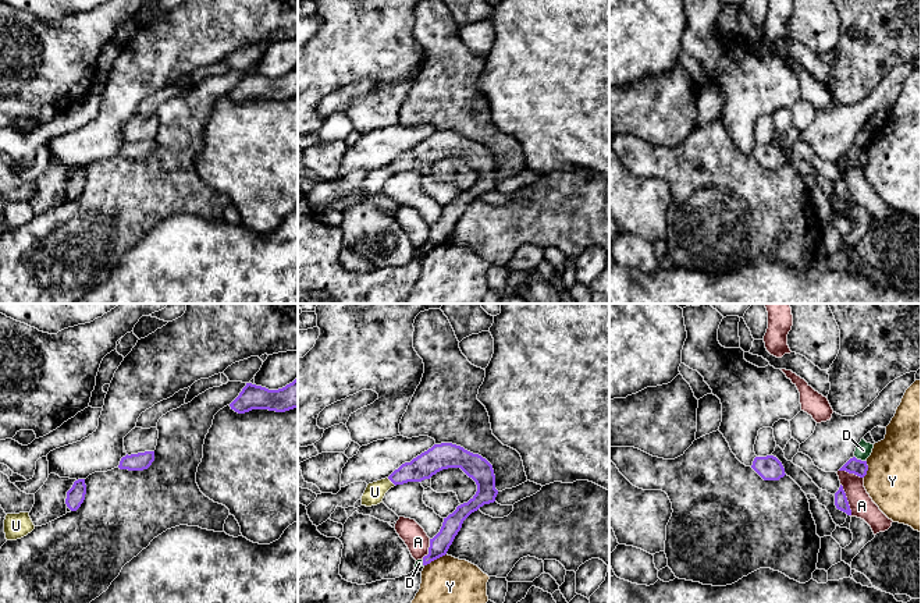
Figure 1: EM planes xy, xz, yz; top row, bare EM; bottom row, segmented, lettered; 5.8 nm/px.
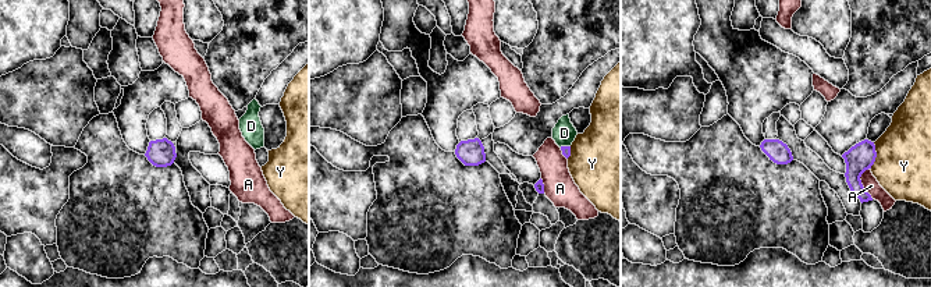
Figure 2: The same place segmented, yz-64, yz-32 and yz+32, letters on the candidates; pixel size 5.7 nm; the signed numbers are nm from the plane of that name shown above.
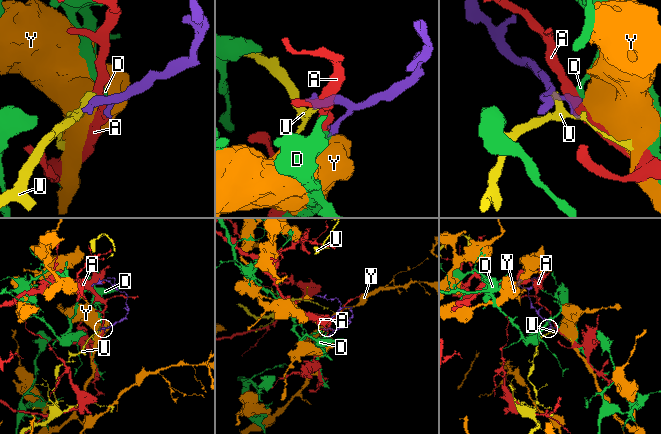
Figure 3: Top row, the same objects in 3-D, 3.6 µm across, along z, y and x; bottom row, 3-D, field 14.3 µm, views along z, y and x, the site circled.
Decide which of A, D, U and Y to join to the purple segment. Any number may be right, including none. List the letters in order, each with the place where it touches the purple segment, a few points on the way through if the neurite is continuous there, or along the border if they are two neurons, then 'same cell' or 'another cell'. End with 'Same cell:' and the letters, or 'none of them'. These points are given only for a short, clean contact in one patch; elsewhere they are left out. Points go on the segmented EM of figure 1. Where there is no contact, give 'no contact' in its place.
A: yz (846, 500) | along yz (841, 483), (850, 515) | another cell
D: yz (860, 460) | along yz (854, 456), (866, 461) | another cell
U: xz (391, 481) | along xz (387, 478), (395, 485) | another cell
Y: xz (434, 559) | along xz (445, 553), (425, 566) | another cell
Same cell: none of them

